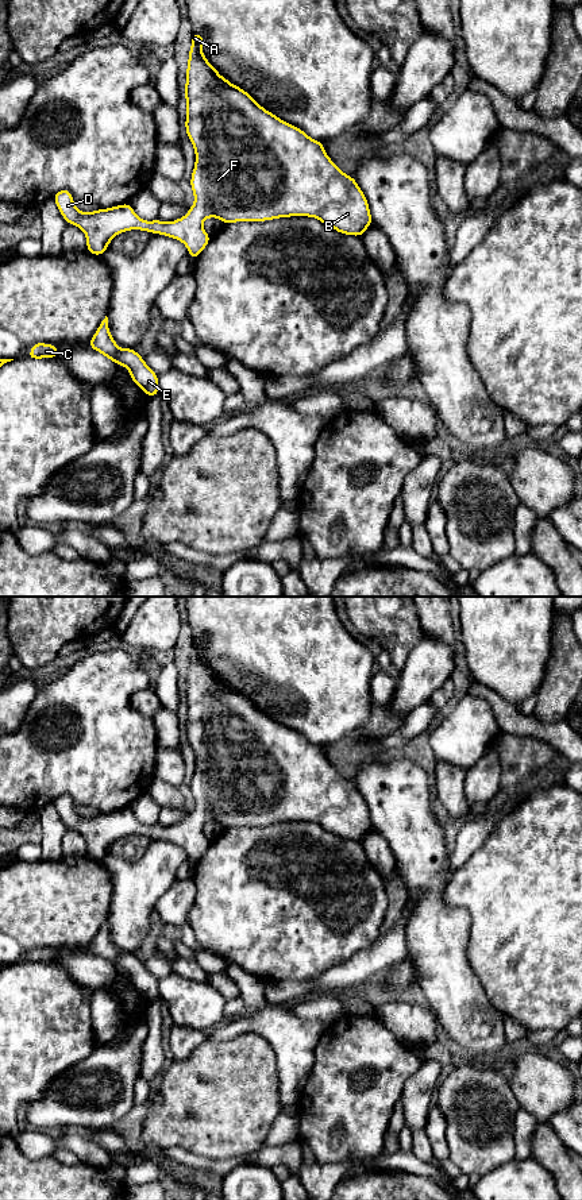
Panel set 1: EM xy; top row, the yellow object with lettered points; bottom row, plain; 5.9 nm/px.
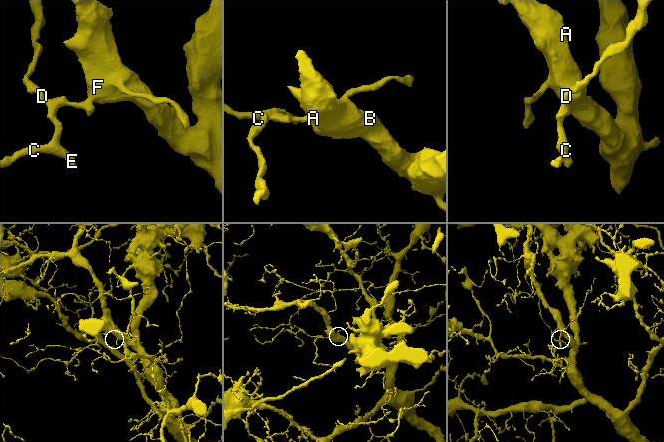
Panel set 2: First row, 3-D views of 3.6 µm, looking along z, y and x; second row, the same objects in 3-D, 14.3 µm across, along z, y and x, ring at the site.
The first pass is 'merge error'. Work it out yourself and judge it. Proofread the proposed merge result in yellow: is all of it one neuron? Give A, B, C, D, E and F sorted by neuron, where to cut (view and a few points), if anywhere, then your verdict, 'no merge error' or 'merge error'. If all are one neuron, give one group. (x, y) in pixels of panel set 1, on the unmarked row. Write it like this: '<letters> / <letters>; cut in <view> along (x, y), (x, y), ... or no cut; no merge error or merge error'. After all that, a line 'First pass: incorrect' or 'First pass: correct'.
A B C D E F; no cut; no merge error
First pass: incorrect

